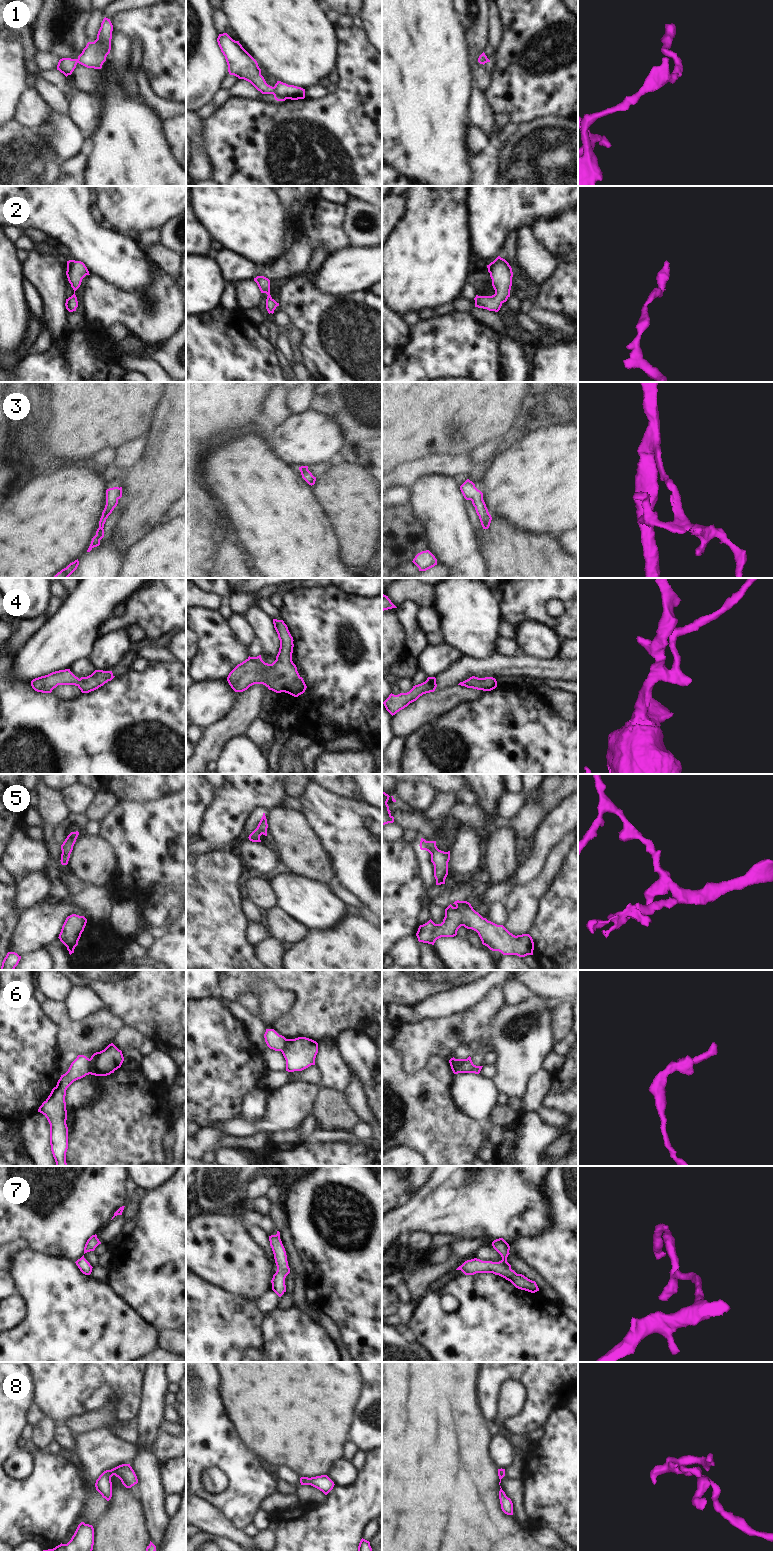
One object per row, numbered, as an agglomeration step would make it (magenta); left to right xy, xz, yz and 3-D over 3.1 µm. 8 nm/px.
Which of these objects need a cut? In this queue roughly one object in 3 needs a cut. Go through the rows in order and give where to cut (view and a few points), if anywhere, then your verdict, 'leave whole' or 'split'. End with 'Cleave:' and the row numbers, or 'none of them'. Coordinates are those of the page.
1: no cut | leave whole
2: no cut | leave whole
3: no cut | leave whole
4: no cut | leave whole
5: no cut | leave whole
6: xy (88, 1059), (90, 1073) | split
7: no cut | leave whole
8: no cut | leave whole
Cleave: 6

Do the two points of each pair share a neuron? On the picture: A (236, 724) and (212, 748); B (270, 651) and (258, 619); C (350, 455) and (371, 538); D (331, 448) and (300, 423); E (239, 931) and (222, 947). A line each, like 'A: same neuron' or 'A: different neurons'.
A: same neuron
B: same neuron
C: different neurons
D: same neuron
E: same neuron

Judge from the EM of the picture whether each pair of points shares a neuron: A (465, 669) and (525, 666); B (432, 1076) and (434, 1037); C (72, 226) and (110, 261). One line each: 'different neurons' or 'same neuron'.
A: same neuron
B: different neurons
C: same neuron

